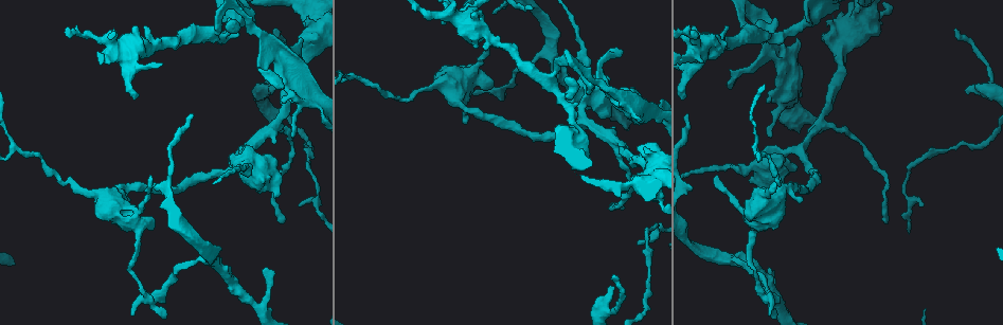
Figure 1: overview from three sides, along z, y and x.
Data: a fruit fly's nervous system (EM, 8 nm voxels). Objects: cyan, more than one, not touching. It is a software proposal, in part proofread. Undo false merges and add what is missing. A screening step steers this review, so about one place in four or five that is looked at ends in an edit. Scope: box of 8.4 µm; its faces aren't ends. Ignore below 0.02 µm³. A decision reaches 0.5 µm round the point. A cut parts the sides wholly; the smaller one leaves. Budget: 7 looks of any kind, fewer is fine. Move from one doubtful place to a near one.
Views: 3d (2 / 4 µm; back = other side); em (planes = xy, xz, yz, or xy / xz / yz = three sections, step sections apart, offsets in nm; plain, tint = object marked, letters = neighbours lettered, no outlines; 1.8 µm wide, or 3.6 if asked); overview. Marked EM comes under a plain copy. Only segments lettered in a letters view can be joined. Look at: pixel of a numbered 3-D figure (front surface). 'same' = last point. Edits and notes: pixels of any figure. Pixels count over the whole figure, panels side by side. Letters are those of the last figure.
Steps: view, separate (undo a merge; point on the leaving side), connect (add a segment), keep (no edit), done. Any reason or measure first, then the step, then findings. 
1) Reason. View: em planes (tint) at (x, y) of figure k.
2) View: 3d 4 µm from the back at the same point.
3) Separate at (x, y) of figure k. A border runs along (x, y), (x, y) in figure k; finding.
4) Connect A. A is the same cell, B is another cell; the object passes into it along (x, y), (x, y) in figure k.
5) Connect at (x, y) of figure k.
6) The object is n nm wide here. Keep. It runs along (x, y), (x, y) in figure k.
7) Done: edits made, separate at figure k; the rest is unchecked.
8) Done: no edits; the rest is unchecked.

Abrupt turn. View: em yz step 8 (tint) at (768, 295) of figure 1.

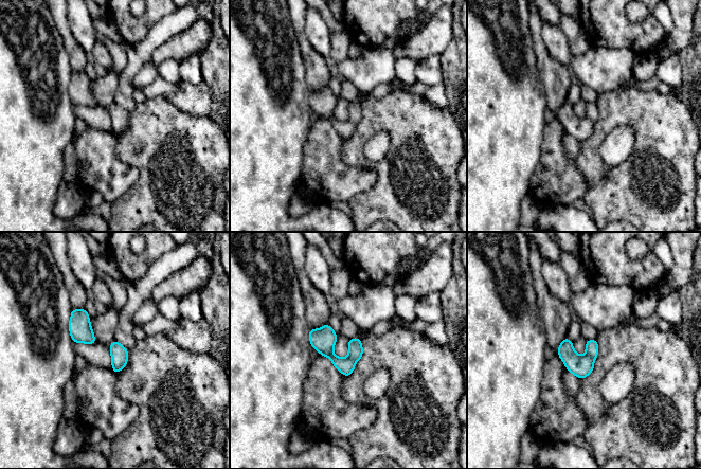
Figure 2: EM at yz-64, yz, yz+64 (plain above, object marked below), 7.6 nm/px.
View: em yz step 8 (letters) at the same point.

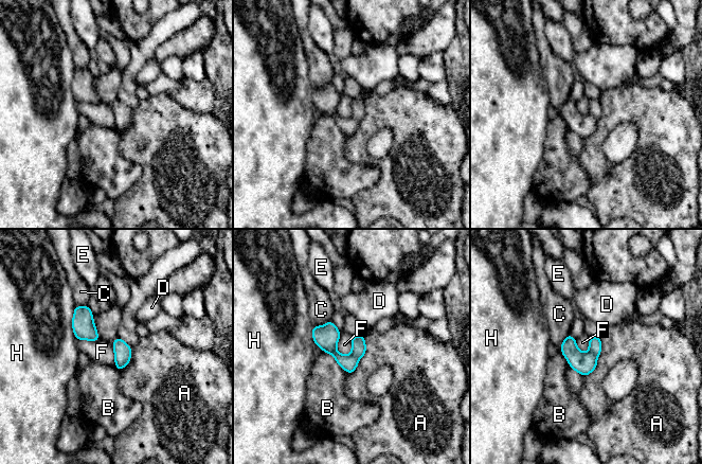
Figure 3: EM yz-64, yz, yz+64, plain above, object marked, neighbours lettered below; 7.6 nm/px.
The object is 130 nm wide here. Separate at (594, 342) of figure 3. A, B, C, D, E, F and H are other cells; a border runs along (589, 351), (596, 357) in figure 3; a second neuron is stuck on.

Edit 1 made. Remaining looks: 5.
Redraw. View: overview.

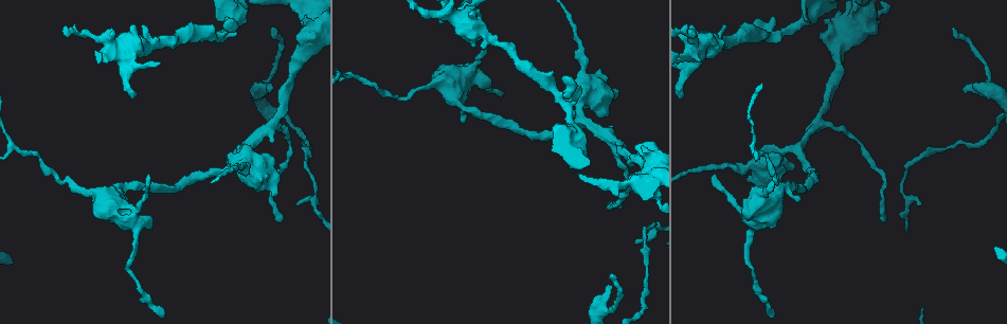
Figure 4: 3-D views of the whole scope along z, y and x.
Branch stops here. View: em planes (letters) at (609, 287) of figure 4.

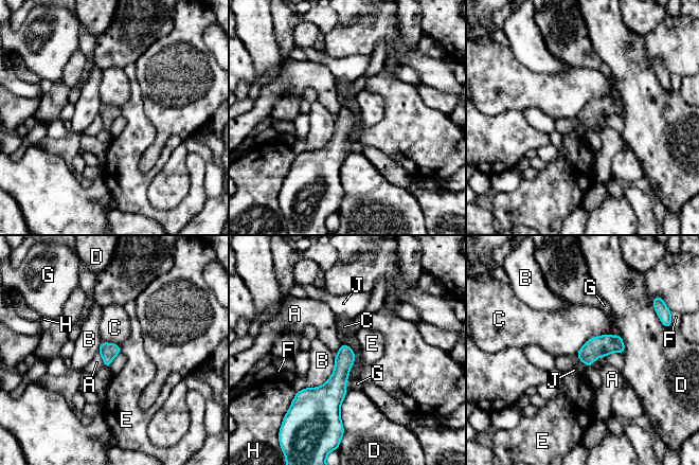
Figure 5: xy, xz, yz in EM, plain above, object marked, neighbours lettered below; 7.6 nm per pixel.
The longest contact is with B, 320 nm. Keep. A, B, C, D, E, F, G, H and J are other cells; a border runs along (606, 333), (591, 337), (575, 354) in figure 5; no lettered segment goes on from it.

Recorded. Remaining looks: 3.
Done: edits made, separate at figure 3; the rest is unchecked.

